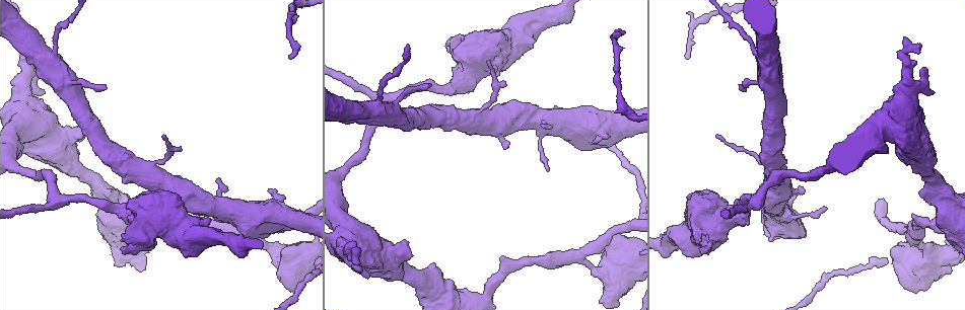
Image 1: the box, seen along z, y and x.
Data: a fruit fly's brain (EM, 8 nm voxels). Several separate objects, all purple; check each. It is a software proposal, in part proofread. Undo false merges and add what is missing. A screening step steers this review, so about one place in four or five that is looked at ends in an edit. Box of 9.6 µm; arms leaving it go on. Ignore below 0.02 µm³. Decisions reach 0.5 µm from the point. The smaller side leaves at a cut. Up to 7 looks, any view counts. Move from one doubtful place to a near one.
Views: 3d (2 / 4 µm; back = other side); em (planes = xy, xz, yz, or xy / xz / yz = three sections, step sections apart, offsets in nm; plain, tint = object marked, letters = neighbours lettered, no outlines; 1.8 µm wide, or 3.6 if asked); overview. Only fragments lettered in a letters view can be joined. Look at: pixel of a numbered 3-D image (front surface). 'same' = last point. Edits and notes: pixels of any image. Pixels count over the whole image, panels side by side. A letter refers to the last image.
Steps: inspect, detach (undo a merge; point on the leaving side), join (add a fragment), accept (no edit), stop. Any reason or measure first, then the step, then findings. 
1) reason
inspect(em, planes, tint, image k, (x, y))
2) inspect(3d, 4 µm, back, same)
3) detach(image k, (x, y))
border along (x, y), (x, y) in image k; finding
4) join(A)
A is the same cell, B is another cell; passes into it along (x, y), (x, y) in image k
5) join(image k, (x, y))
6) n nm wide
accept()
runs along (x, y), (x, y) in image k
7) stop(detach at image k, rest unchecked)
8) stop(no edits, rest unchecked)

branch stops here
inspect(em, 3.6 µm, xy, step 16, letters, image 1, (490, 61))

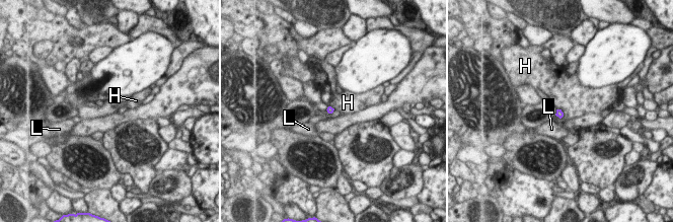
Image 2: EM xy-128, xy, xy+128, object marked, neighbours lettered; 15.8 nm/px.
accept()
H and L are other cells; border along (556, 108), (563, 113), (563, 117) in image 2; no lettered fragment goes on from it

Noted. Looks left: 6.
free end
inspect(3d, 4 µm, image 1, (686, 57))

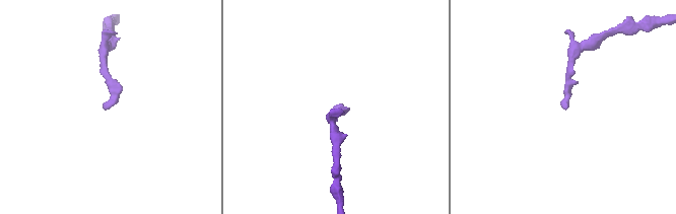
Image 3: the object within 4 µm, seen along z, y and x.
inspect(em, xy, step 16, letters, image 3, (565, 107))

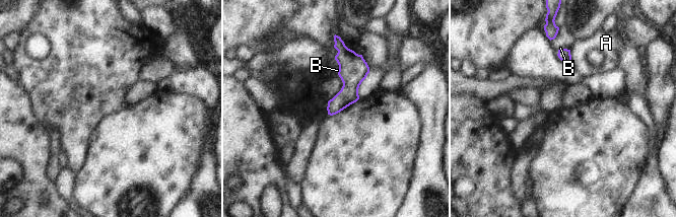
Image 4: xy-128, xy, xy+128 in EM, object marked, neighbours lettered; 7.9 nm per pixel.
inspect(em, yz, step 16, letters, same)

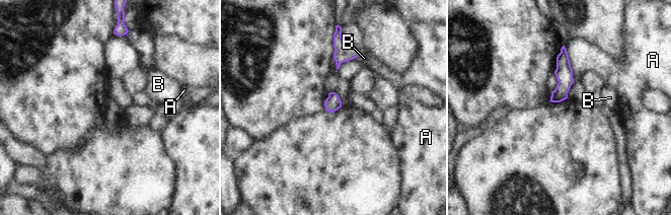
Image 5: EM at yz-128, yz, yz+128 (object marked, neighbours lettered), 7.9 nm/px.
join(B)
B is the same cell, A is another cell; it goes on there

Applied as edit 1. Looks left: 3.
see it whole again
inspect(overview)

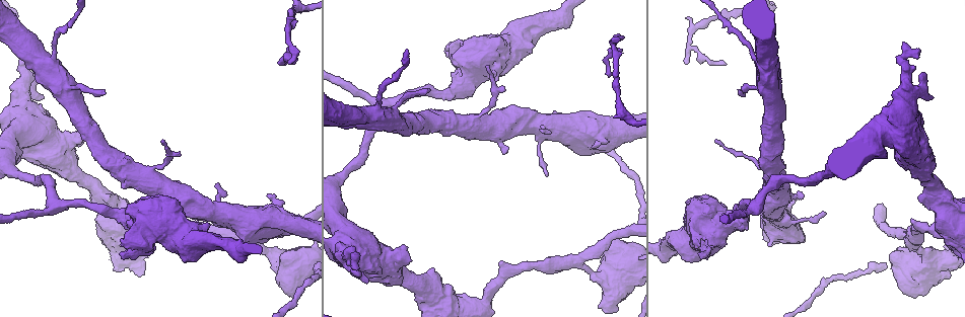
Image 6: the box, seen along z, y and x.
closes a loop
inspect(em, 3.6 µm, planes, plain, image 6, (614, 144))

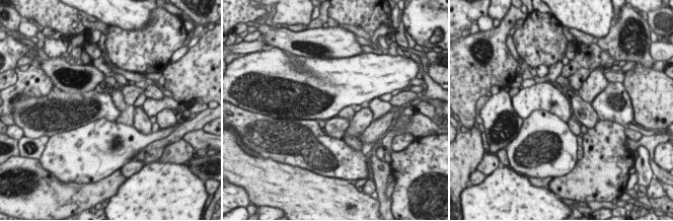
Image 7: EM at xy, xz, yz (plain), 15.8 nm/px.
see the neighbours
inspect(em, 3.6 µm, planes, letters, same)

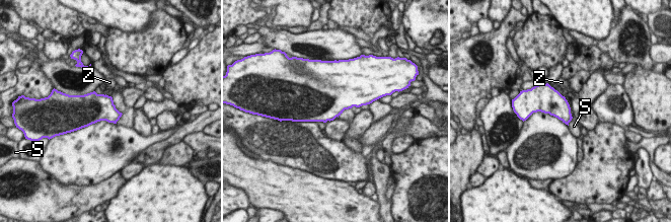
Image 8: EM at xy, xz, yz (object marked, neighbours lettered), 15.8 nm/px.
accept()
S and Z are other cells; continuous, no second cell

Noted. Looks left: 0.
stop(join at image 5, rest unchecked)

